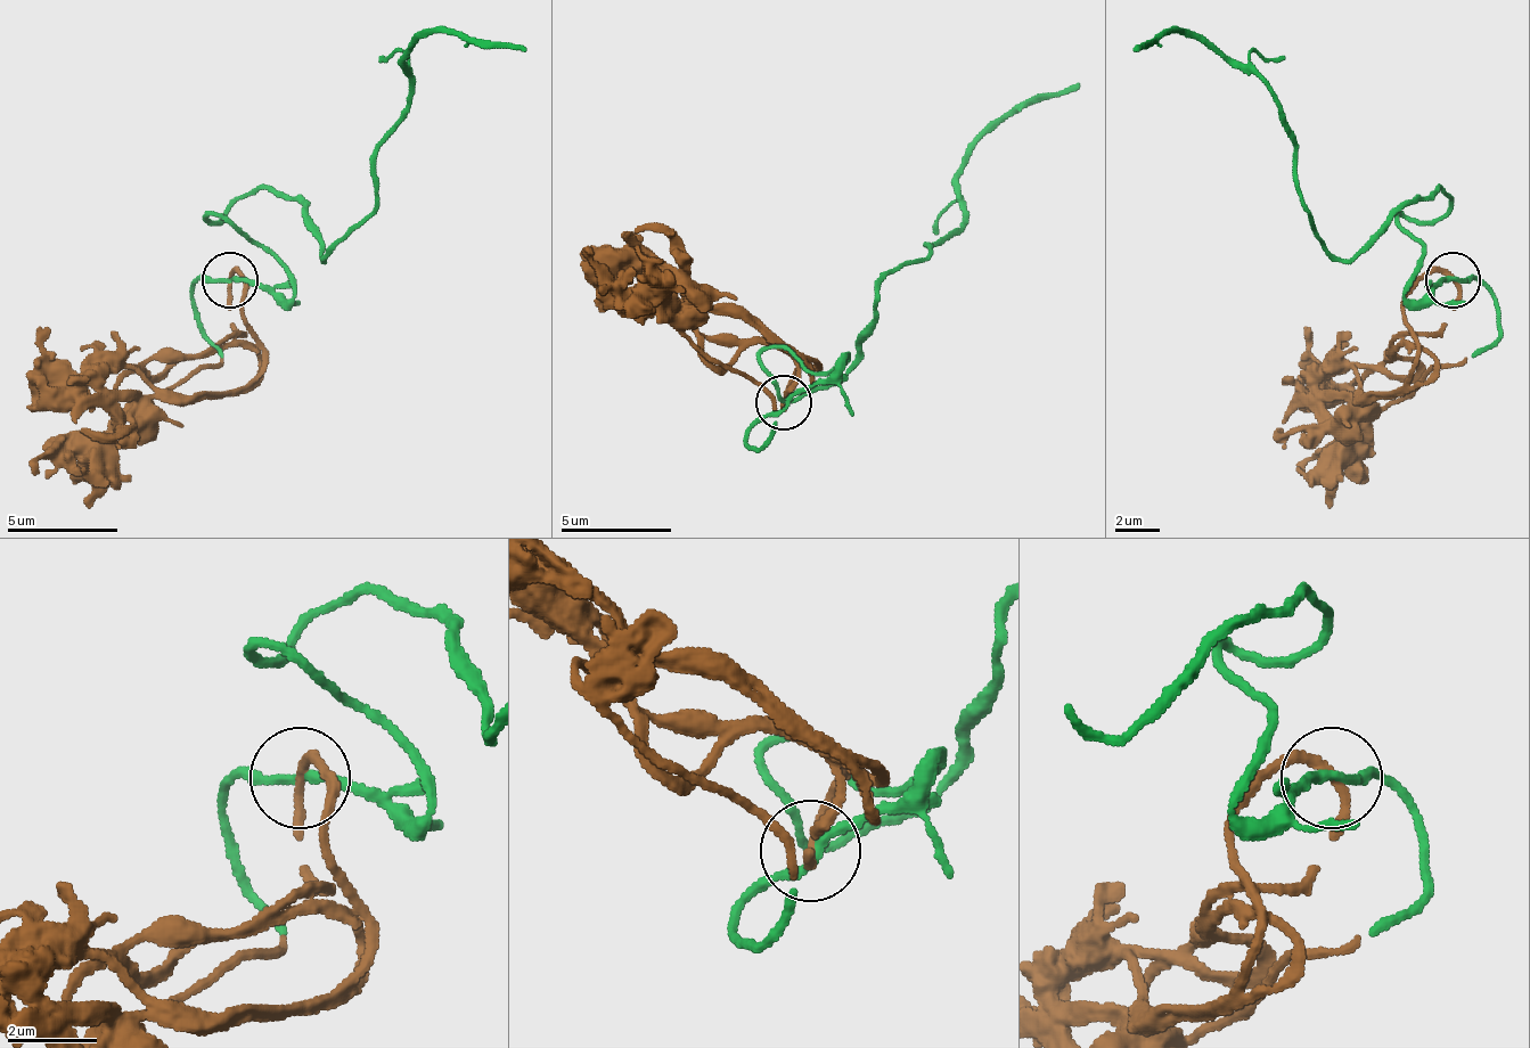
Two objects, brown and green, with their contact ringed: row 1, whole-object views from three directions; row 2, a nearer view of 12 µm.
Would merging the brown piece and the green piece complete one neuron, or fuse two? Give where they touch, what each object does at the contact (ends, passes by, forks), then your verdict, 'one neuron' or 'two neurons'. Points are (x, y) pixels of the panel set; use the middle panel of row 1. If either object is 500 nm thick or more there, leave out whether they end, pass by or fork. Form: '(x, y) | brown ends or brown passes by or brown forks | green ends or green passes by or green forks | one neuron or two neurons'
(784, 402) | brown passes by | green passes by | one neuron

